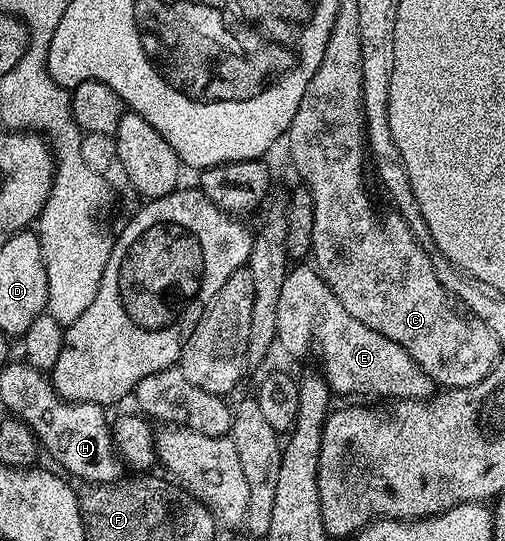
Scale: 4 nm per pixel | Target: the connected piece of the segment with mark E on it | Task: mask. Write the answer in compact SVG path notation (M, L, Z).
M311 264L290 267L281 287L277 305L278 345L303 354L315 349L319 353L321 373L339 394L380 394L383 400L429 398L436 393L437 383L393 340L381 336L369 324L361 324L357 316L349 316L337 300L335 293L319 277Z

